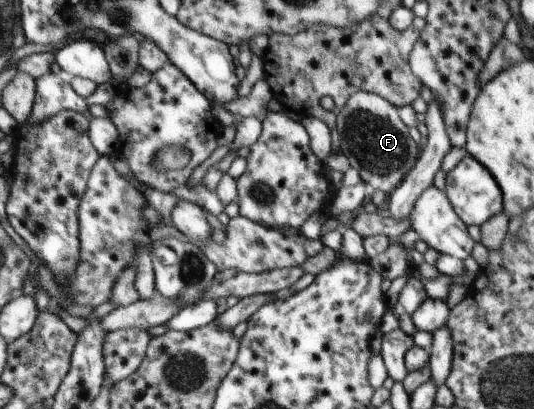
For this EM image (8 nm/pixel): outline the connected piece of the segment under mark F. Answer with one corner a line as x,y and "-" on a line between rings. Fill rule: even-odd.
358,91
352,94
337,114
340,148
351,168
375,190
390,194
416,164
421,147
410,137
398,109
376,93

